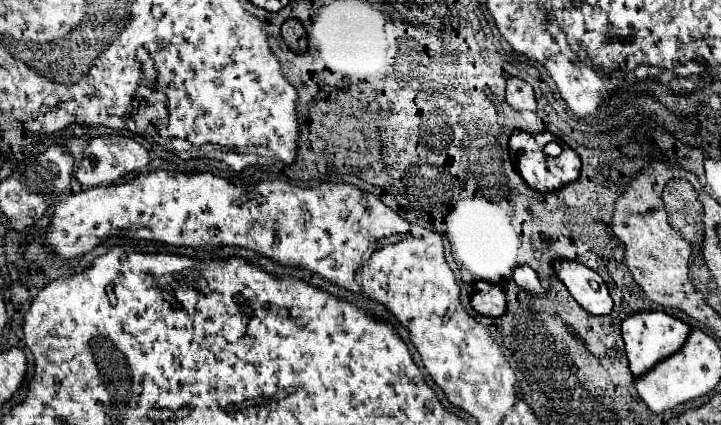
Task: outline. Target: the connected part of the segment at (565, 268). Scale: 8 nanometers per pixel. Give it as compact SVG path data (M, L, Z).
M557 262L553 268L583 310L595 316L607 316L613 310L613 298L597 272L577 262Z

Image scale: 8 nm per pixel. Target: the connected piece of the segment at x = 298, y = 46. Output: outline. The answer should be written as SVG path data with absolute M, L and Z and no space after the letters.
M287 20L281 26L281 36L283 36L285 44L289 46L289 50L293 50L295 54L307 52L307 34L305 34L305 28L301 26L299 20Z

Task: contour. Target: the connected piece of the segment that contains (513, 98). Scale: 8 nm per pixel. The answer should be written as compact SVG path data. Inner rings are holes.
M509 78L507 80L507 96L505 96L505 100L517 112L521 112L521 110L535 112L537 110L533 88L527 82L519 80L519 78Z

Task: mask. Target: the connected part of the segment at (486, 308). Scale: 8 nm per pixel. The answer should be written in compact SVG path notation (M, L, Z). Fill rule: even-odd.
M477 282L473 286L471 304L479 314L491 316L491 318L501 316L501 312L507 310L507 298L505 298L503 288L491 282Z

